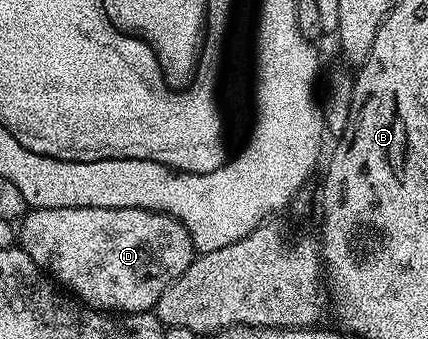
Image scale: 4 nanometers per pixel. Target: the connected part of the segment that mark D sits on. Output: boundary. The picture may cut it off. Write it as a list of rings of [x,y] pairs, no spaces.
[[[105,207],[31,209],[18,222],[17,245],[39,269],[74,294],[82,304],[112,315],[154,310],[161,295],[190,267],[197,253],[186,227],[175,217],[148,209]]]

